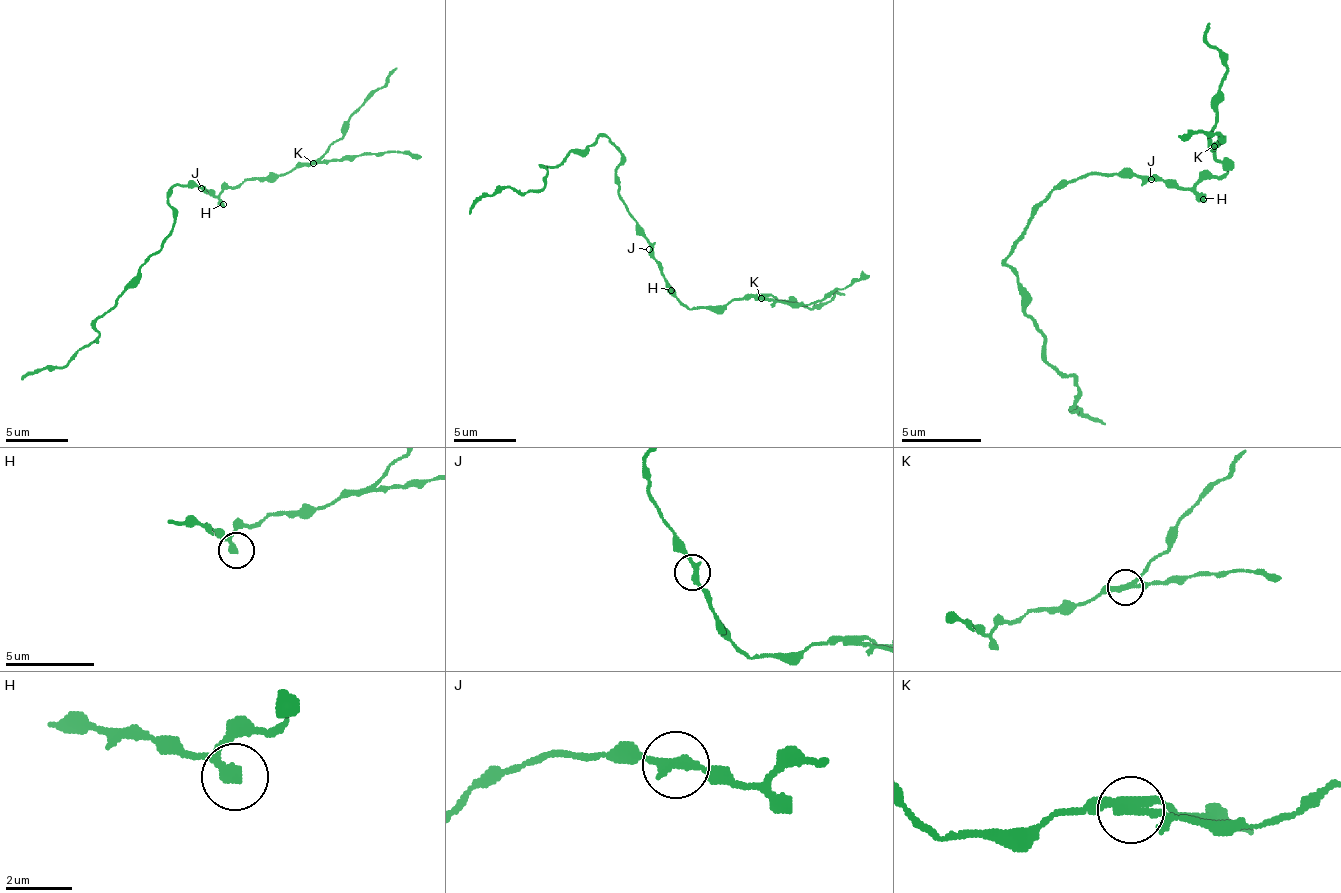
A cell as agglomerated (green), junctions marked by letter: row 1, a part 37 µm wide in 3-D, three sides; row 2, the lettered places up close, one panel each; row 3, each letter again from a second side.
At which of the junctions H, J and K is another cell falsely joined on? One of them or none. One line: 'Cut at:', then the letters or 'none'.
Cut at: K

